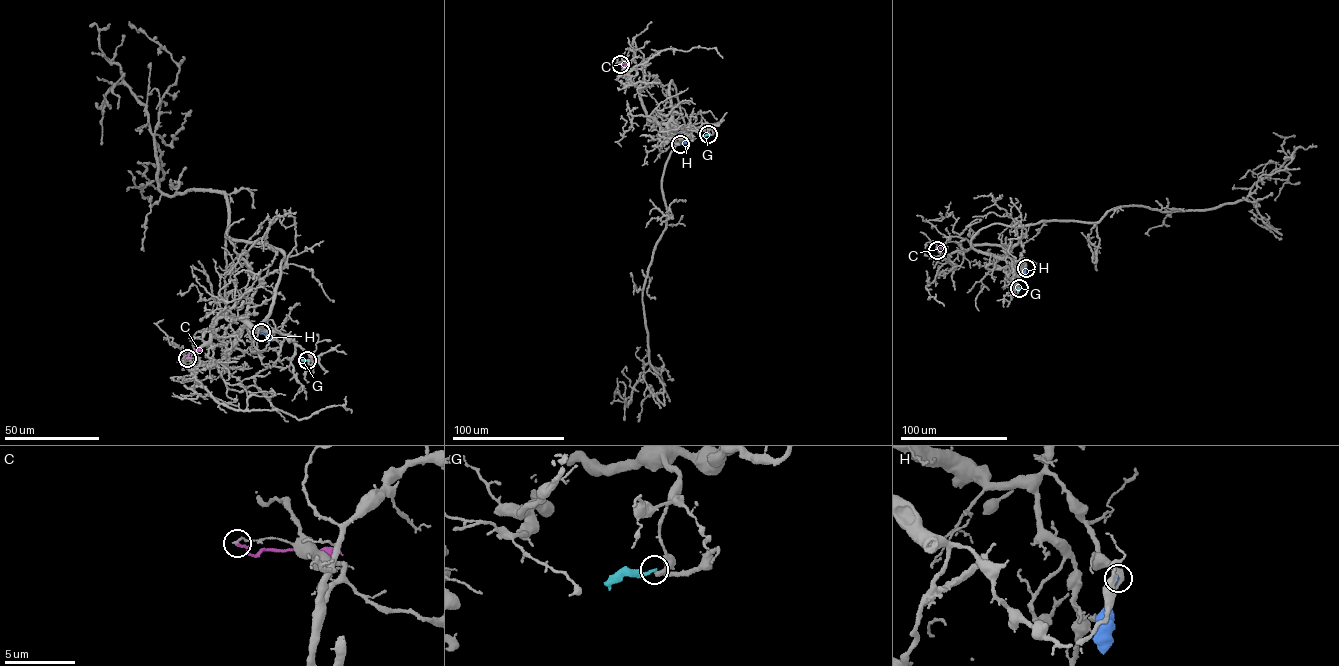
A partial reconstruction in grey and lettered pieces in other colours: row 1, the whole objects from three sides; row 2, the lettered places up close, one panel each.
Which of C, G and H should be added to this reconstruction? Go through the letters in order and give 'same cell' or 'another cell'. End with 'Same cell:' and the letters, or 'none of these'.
C: another cell
G: another cell
H: another cell
Same cell: none of these

